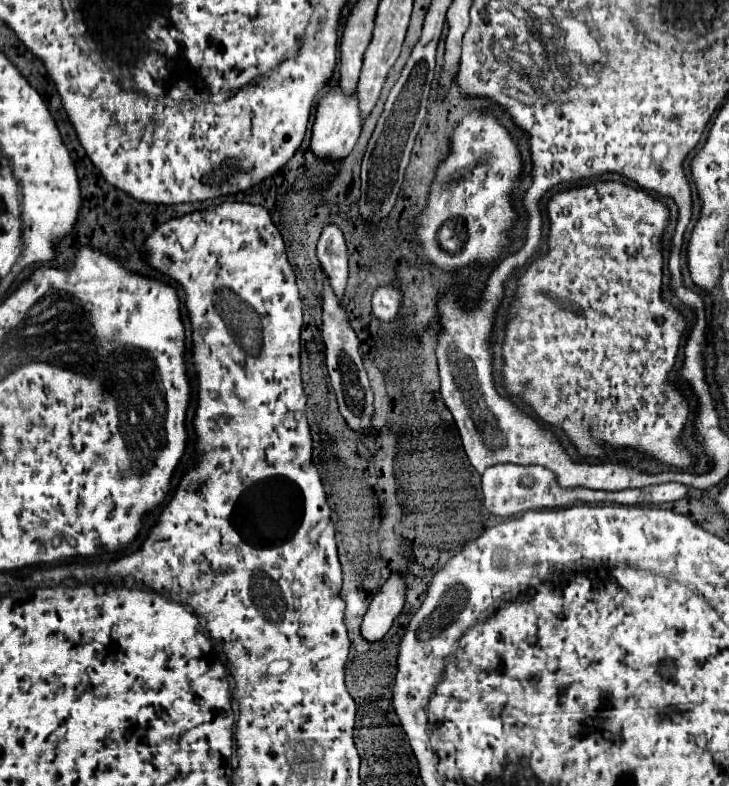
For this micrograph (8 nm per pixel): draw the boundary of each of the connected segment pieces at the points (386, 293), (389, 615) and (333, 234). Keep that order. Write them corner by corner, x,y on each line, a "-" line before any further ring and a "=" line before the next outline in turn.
379,287
371,299
373,315
381,321
393,321
399,313
399,303
401,303
401,293
397,289
=
393,571
383,583
379,593
373,597
369,611
361,623
361,635
367,641
379,641
389,631
393,621
403,613
405,607
405,575
=
325,225
321,231
321,239
317,243
317,257
325,271
325,275
331,279
333,291
343,297
343,289
347,283
347,247
343,233
337,225

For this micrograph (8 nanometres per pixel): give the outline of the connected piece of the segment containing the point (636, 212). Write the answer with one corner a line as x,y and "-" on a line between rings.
599,181
587,187
577,187
577,189
557,193
553,199
549,199
547,211
549,211
549,221
551,221
549,251
547,255
535,259
535,263
519,277
517,297
513,299
509,307
507,335
503,343
503,357
505,357
503,377
505,377
507,389
513,395
523,397
547,425
563,429
585,457
591,457
591,455
603,457
605,449
611,449
611,447
633,447
641,453
655,457
657,461
665,461
681,469
689,467
691,451
685,449
679,441
683,425
687,423
689,405
683,393
675,389
675,385
669,383
669,371
675,363
679,339
681,339
683,329
687,327
687,321
679,315
679,311
671,303
663,303
659,297
661,279
663,279
663,257
661,257
659,241
661,241
661,233
669,219
669,211
665,203
661,203
659,199
655,199
653,195
649,195
647,191
639,187
613,183
613,181

